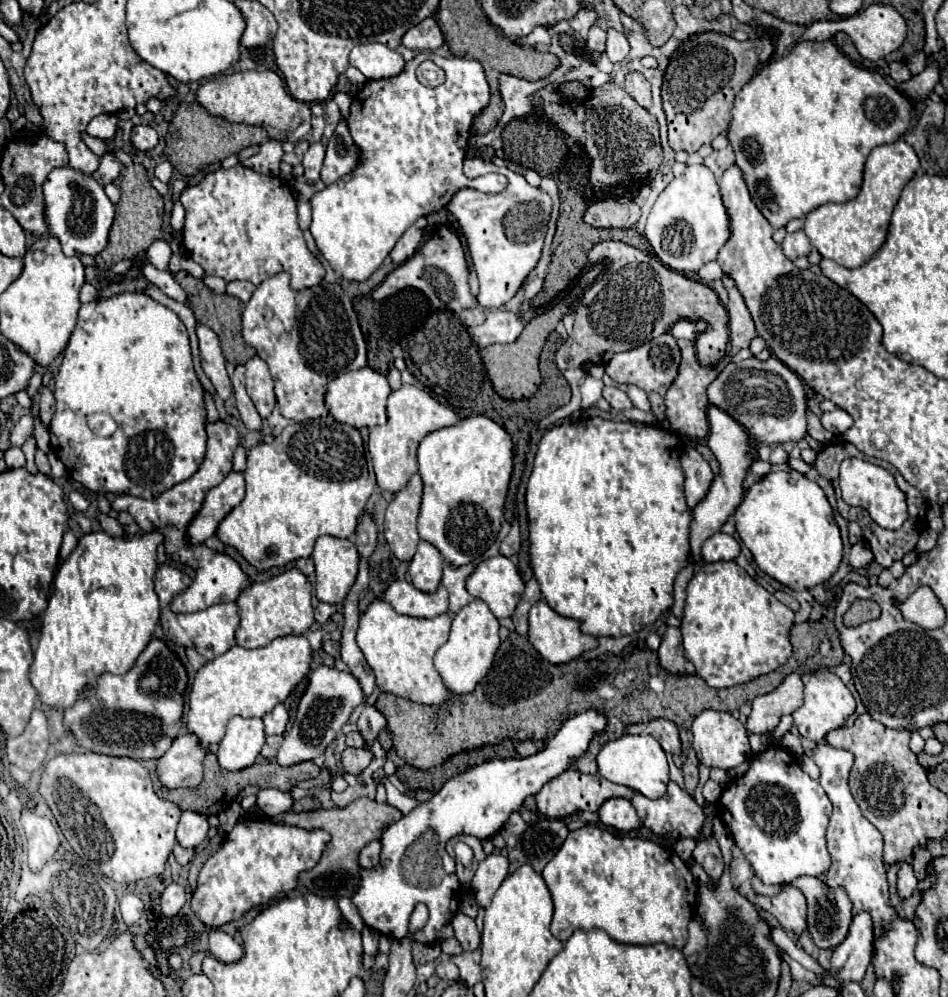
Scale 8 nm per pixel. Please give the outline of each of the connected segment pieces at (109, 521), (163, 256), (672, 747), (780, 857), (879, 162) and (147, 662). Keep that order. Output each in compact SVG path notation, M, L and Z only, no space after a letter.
M98 513L98 521L100 521L100 525L102 525L102 529L104 529L106 533L110 533L110 535L114 535L114 537L124 537L122 525L120 525L114 517L104 515L104 513Z
M160 239L160 241L154 241L154 243L148 247L148 251L146 251L146 261L152 263L152 265L154 265L156 269L160 269L160 271L168 271L170 255L172 255L172 251L170 251L168 241Z
M652 719L648 723L636 723L636 725L628 725L626 733L632 735L652 735L666 753L670 755L678 755L680 753L680 737L678 727L668 721L668 719Z
M770 747L764 753L752 757L750 769L736 779L718 799L718 817L730 827L734 843L742 849L746 859L750 861L756 877L764 885L780 885L790 883L796 877L810 875L820 877L830 869L830 855L826 851L826 827L830 821L832 803L826 797L822 785L806 775L798 761L780 747Z
M906 141L876 147L866 159L864 183L858 197L848 203L826 203L816 207L806 217L804 233L810 237L812 245L820 251L822 257L832 259L848 269L862 267L884 245L892 209L898 203L904 185L914 177L918 167L918 155Z
M152 637L128 673L124 675L104 673L96 677L96 689L84 687L76 703L64 709L64 725L68 727L74 741L92 753L102 753L112 757L130 757L136 761L160 759L160 755L164 755L164 751L168 751L168 747L174 743L182 727L186 685L188 685L188 673L182 661L176 657L174 651L170 651L166 641Z

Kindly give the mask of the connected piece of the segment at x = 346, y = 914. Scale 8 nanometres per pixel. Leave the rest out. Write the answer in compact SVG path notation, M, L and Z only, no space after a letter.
M340 897L337 902L343 917L352 923L352 927L354 927L356 931L362 931L364 923L362 923L362 919L358 917L358 911L350 898Z

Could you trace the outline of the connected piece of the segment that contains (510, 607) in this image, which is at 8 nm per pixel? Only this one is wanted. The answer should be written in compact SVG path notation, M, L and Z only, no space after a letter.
M504 555L482 561L468 577L466 589L472 597L482 599L490 611L502 619L512 617L522 593L524 581L518 567Z

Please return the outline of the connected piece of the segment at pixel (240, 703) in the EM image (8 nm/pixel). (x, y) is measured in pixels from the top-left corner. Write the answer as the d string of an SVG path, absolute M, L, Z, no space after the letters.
M304 635L278 637L262 649L234 645L196 673L188 695L188 731L198 735L202 745L220 743L226 731L226 723L234 715L264 717L268 711L272 711L272 707L282 703L310 673L310 663L312 649Z

